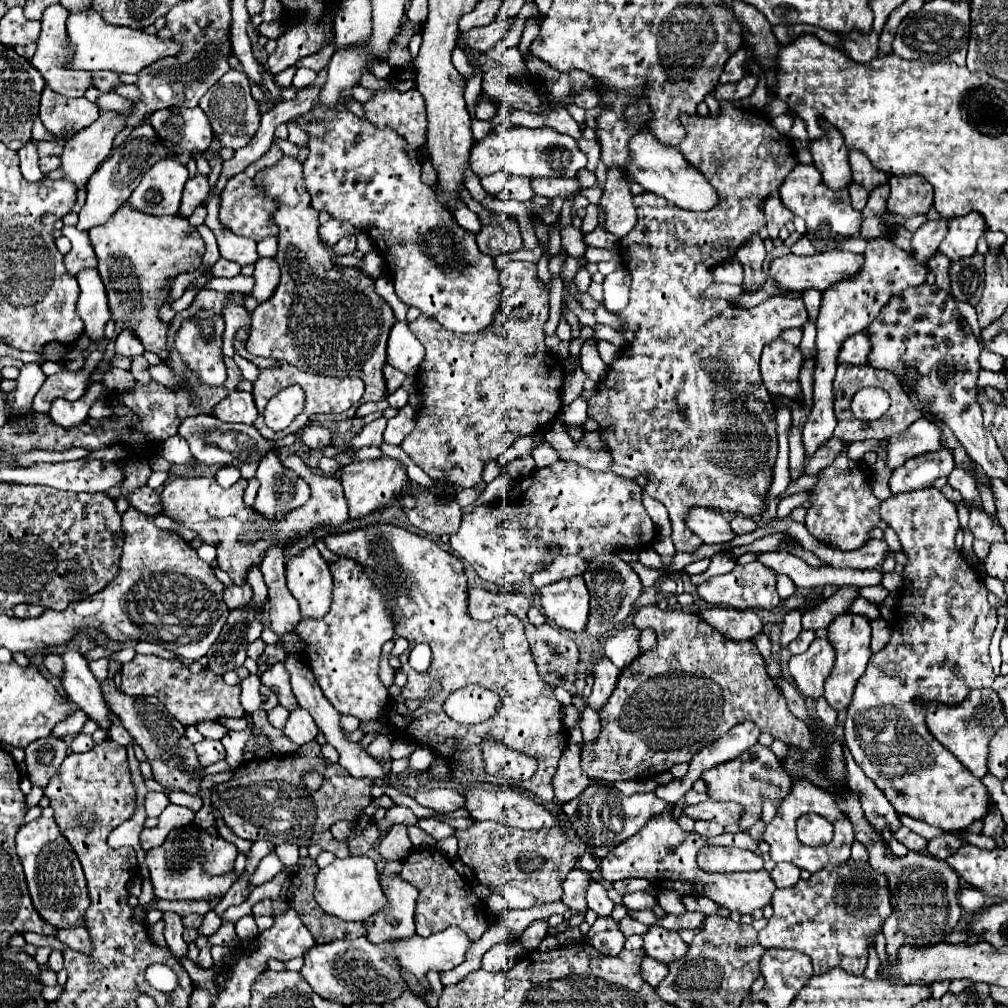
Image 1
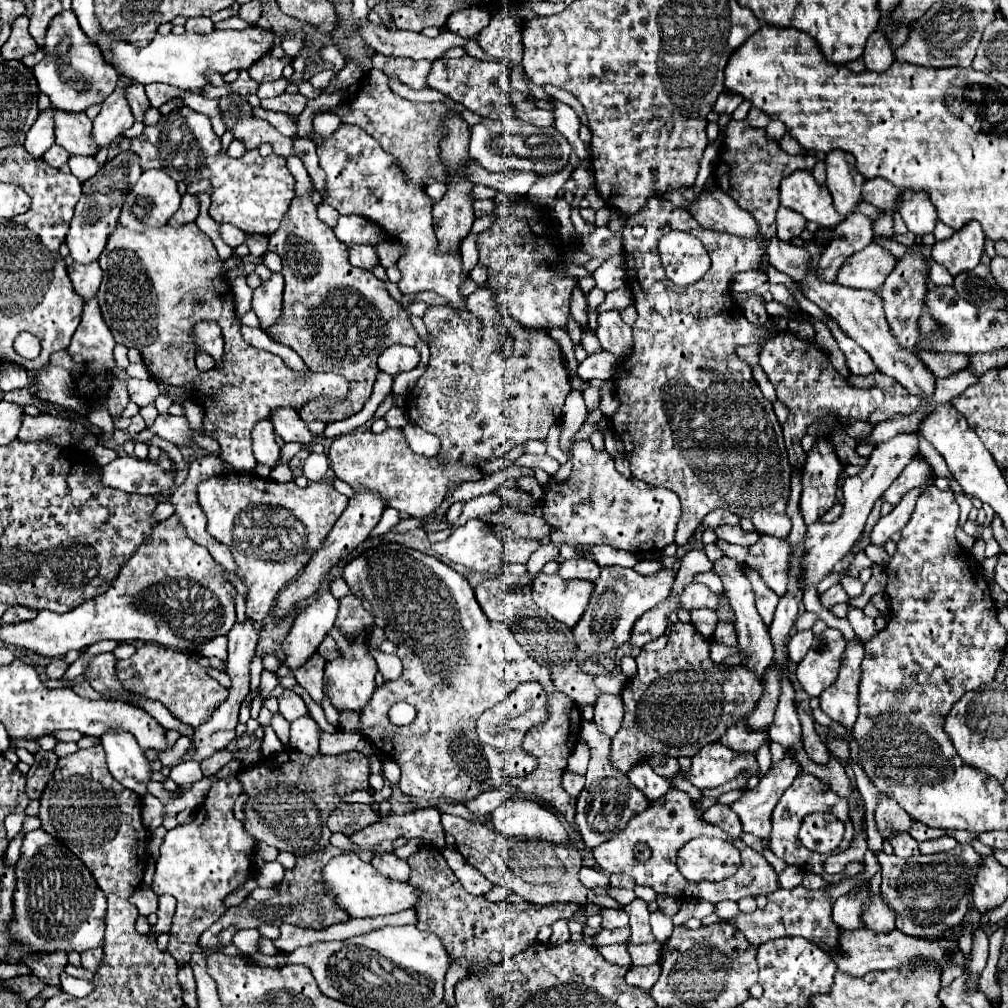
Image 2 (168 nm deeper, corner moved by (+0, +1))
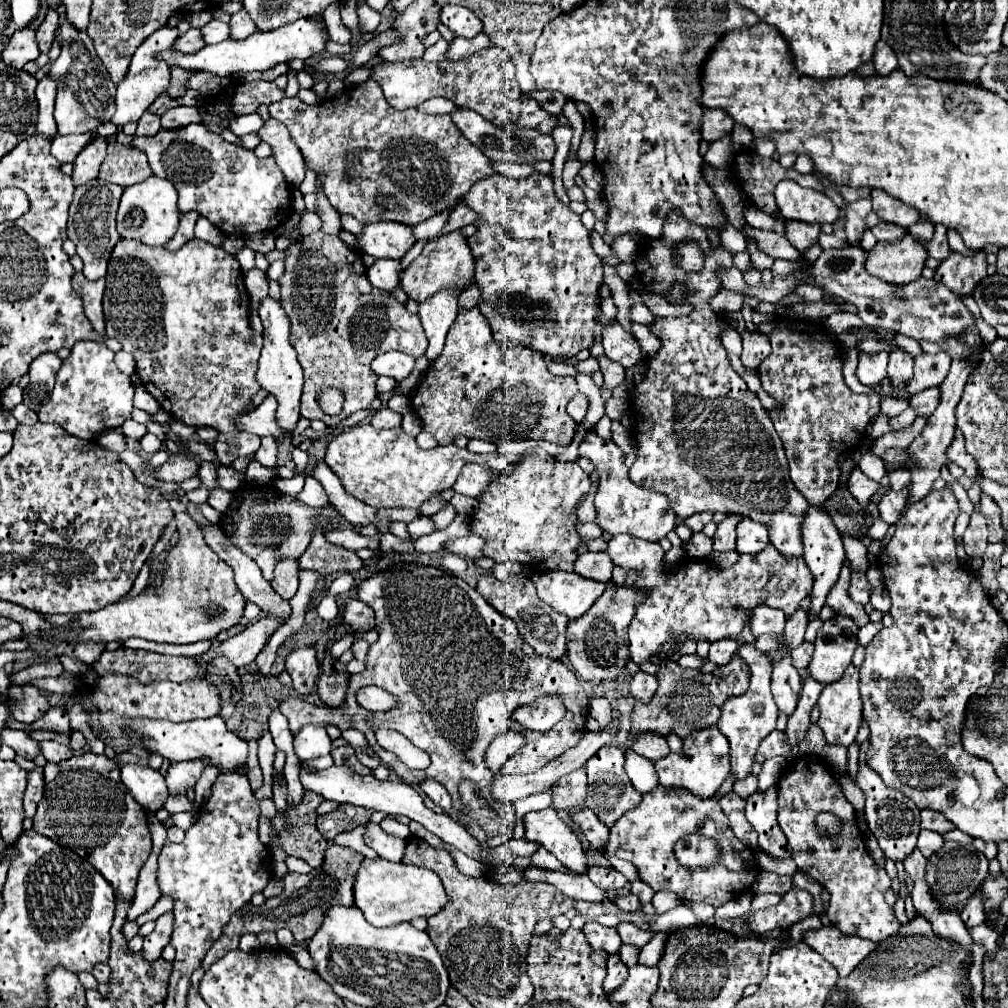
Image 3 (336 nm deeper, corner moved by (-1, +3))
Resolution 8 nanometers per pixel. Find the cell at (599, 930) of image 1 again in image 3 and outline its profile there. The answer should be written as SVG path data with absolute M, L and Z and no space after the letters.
M609 954L607 956L607 978L605 978L605 992L609 994L611 990L619 988L619 984L623 984L623 980L627 978L627 966L621 962L619 954Z

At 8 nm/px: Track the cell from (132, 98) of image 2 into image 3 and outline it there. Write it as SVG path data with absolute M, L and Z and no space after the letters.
M149 110L139 118L137 124L139 124L139 126L137 126L137 132L135 132L135 134L139 134L139 136L153 136L153 134L159 132L159 128L161 128L159 116L151 114Z

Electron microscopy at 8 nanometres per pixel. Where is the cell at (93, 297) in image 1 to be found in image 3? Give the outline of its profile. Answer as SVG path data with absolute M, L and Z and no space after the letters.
M77 340L71 348L71 356L63 360L53 394L49 402L39 410L41 422L53 422L63 426L69 434L83 440L97 440L103 430L121 426L131 418L133 396L131 380L115 364L115 352L97 340Z

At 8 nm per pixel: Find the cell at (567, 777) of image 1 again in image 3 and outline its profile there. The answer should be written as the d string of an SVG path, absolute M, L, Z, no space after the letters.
M575 770L567 776L563 776L557 786L553 788L553 808L559 812L579 810L585 806L587 796L587 776L585 770Z

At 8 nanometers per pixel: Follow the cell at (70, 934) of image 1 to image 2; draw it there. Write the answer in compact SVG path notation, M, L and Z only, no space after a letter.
M102 948L84 952L84 954L82 954L82 966L94 974L94 970L98 970L98 966L100 966L100 962L102 962L102 954L104 954Z

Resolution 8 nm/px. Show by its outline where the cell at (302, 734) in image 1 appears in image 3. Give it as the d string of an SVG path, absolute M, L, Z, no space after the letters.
M307 724L293 738L293 748L299 760L319 758L331 752L331 738L323 726Z

